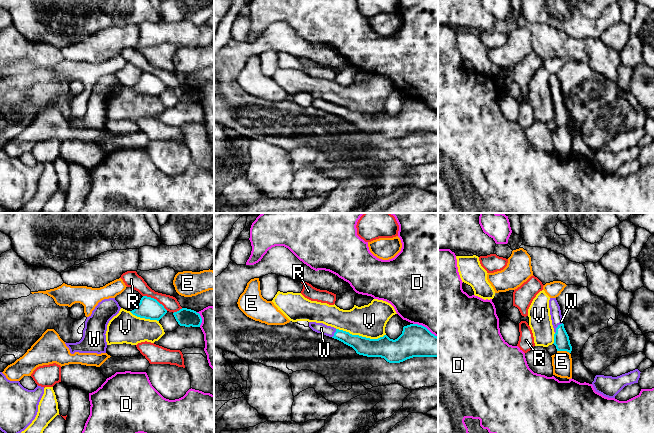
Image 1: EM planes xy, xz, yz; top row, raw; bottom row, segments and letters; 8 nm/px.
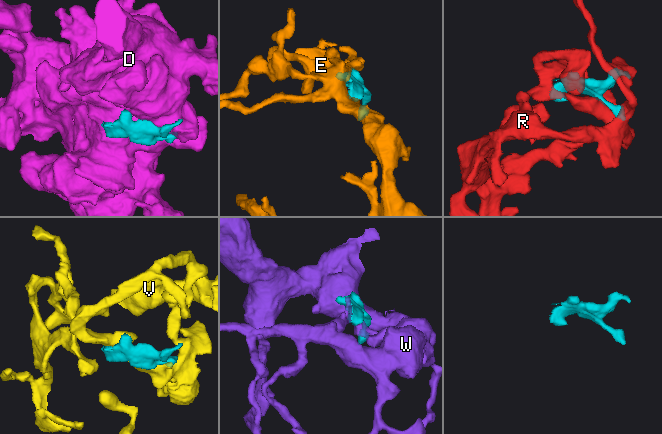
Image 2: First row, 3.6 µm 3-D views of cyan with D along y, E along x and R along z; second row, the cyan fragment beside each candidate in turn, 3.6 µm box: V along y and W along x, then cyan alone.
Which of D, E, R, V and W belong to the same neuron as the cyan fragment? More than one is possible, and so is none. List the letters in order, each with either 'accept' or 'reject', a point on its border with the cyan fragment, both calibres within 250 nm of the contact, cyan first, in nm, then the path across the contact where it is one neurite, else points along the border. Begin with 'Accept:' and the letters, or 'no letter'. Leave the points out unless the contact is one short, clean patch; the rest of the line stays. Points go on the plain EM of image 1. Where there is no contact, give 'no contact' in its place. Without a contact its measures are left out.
Accept: W
D: reject; meets cyan in xz at (425, 103); 260 nm thick on the cyan side, 500 nm on the other
E: reject; meets cyan in yz at (563, 126); 130 nm thick on the cyan side, 160 nm on the other; border along yz (557, 126), (566, 126), (569, 129)
R: reject; meets cyan in xy at (155, 75); 180 nm thick on the cyan side, 130 nm on the other
V: reject; meets cyan in xz at (361, 112); 170 nm thick on the cyan side, 260 nm on the other
W: accept; meets cyan in yz at (557, 103); 130 nm thick on the cyan side, 90 nm on the other; runs through yz (561, 115), (560, 107), (557, 103), (555, 88)

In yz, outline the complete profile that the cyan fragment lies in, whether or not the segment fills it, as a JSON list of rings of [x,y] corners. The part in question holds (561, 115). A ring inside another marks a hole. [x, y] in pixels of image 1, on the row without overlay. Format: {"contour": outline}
{"contour": [[[550,74],[549,84],[552,101],[555,108],[553,120],[556,122],[557,127],[567,127],[571,129],[572,122],[570,120],[569,112],[564,104],[560,82],[556,74]]]}

